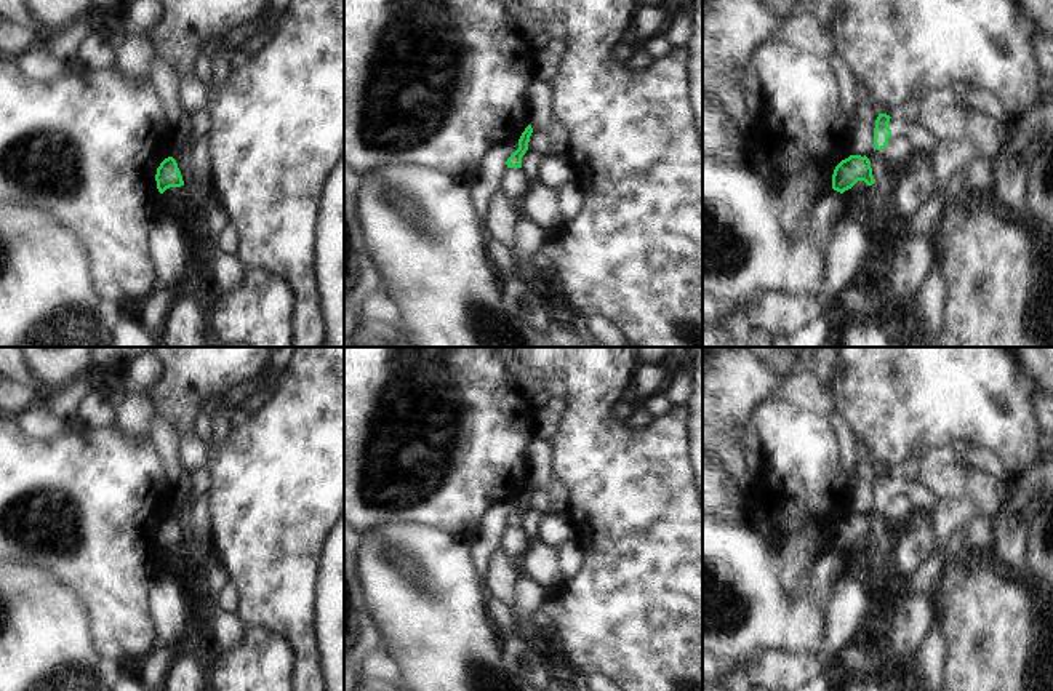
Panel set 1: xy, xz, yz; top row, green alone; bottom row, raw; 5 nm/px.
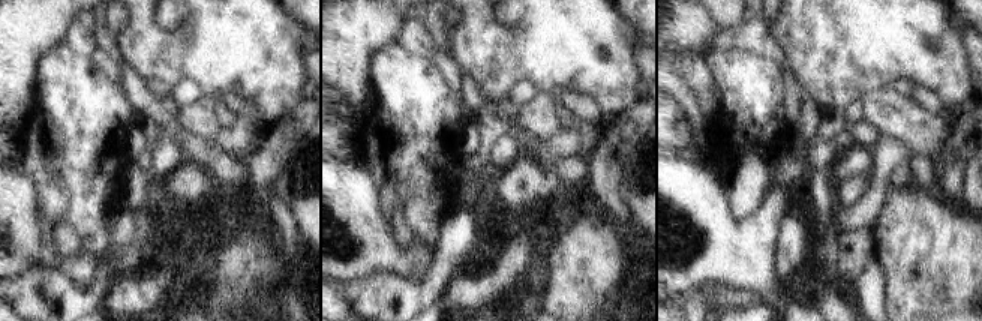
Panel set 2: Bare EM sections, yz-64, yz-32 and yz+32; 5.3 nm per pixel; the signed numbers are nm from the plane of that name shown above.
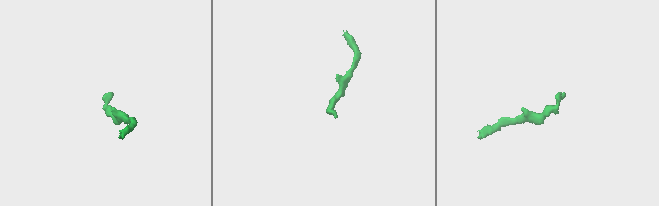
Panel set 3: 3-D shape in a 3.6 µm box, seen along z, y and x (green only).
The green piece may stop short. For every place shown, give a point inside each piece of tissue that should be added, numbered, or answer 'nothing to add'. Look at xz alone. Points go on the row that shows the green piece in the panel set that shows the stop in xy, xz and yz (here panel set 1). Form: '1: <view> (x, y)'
nothing to add.

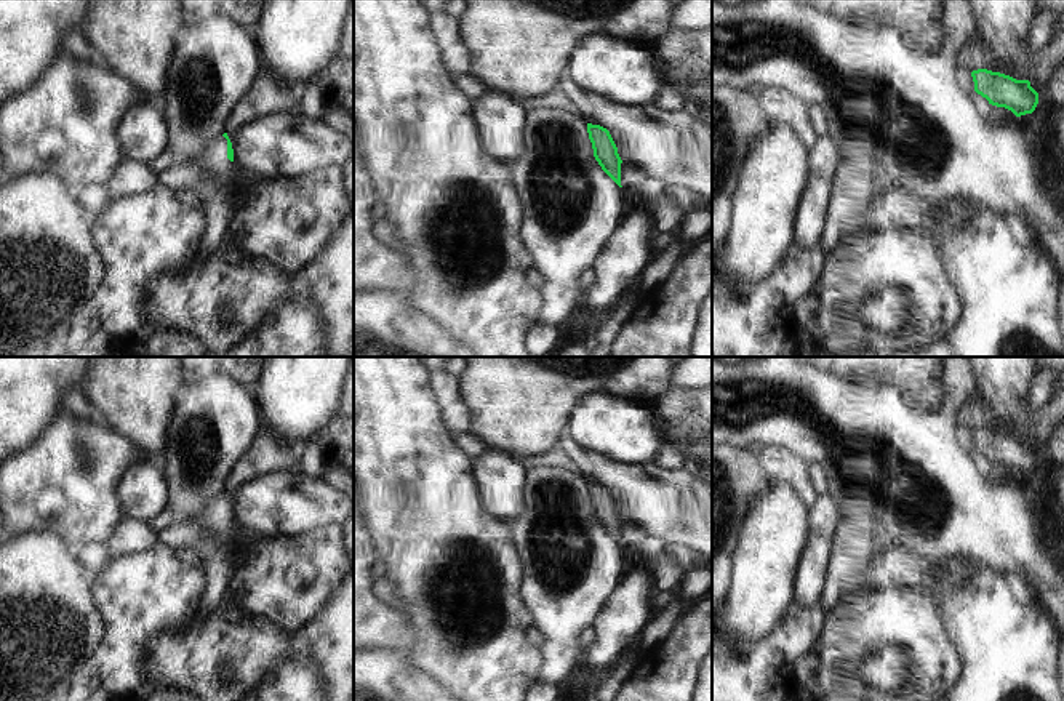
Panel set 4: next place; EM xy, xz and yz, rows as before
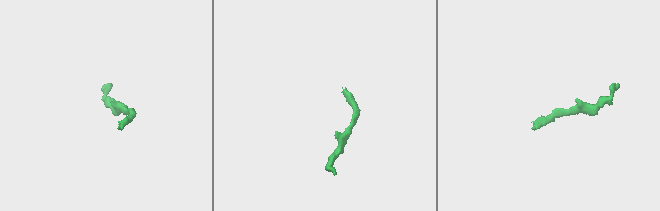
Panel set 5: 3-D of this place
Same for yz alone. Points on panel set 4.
nothing to add.

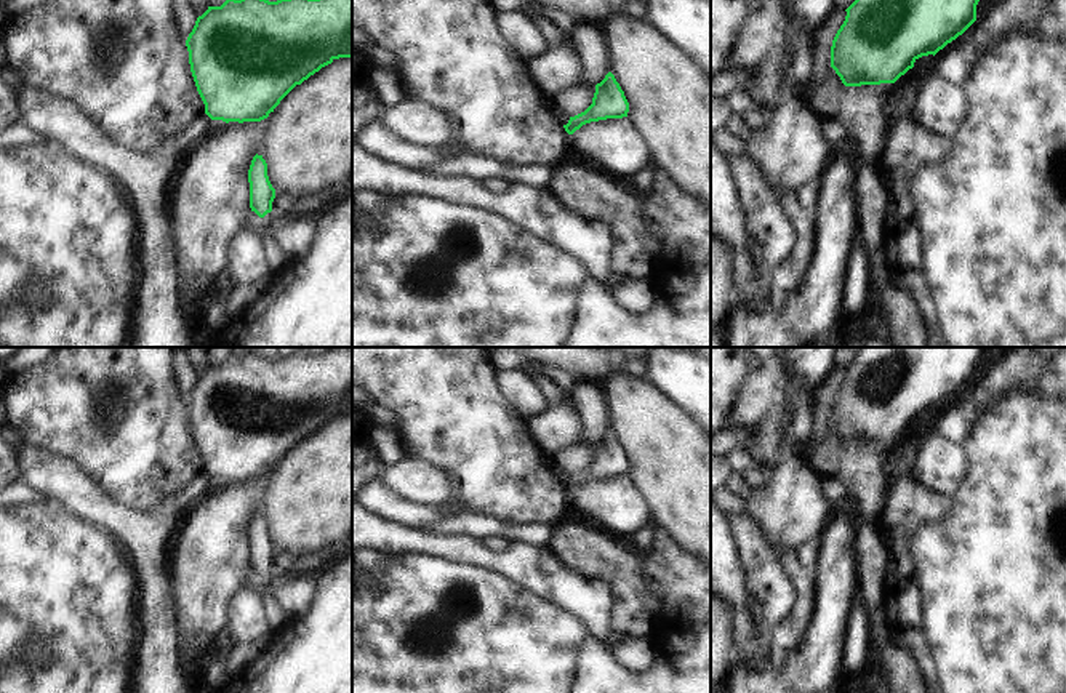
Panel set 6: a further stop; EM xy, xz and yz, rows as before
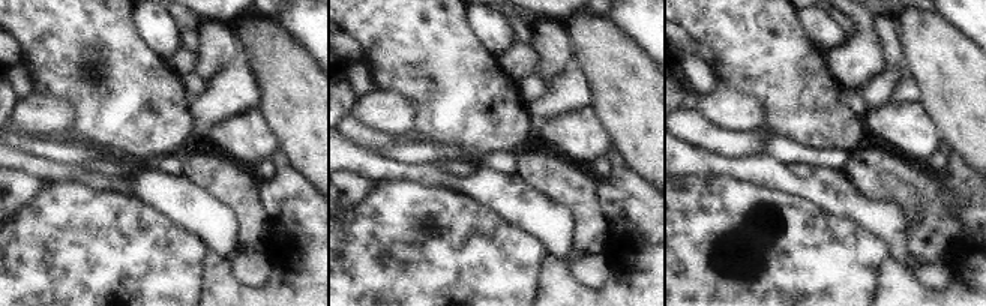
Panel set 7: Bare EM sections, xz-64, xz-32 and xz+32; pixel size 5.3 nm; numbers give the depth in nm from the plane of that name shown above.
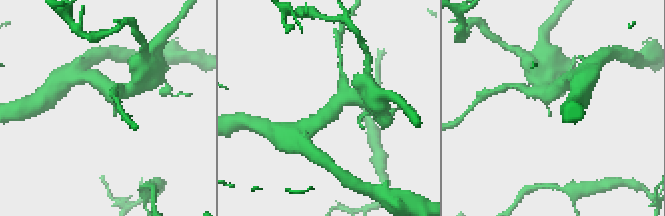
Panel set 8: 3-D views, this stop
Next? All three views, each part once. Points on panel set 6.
nothing to add.

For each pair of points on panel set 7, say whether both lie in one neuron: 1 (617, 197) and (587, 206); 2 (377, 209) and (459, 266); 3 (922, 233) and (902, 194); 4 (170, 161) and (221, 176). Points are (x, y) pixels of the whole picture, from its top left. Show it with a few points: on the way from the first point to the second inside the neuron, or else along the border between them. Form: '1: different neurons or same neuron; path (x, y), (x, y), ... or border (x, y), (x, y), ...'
1: different neurons; border (595, 180), (598, 204), (610, 228), (608, 236)
2: same neuron; path (398, 230), (438, 266)
3: different neurons; border (905, 185), (917, 195), (914, 222), (908, 228)
4: different neurons; border (180, 164), (182, 174)

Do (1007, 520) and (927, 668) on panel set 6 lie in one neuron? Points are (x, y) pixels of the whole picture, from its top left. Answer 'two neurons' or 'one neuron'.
two neurons

